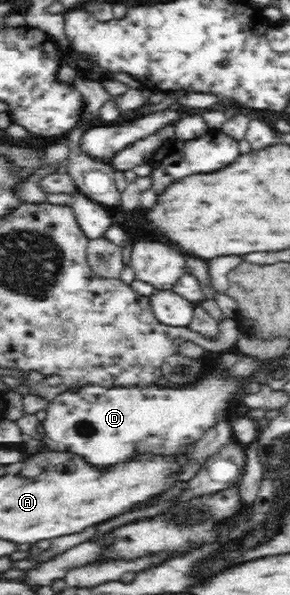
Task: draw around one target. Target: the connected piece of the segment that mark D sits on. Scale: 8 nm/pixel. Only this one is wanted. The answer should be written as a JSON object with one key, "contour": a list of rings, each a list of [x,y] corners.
{"contour":[[[223,351],[219,354],[216,364],[206,366],[203,377],[193,385],[179,386],[179,388],[157,386],[106,388],[91,384],[63,392],[45,408],[46,418],[41,423],[44,433],[53,442],[59,442],[59,446],[65,446],[65,450],[85,456],[95,466],[111,466],[117,462],[125,462],[129,460],[129,456],[141,452],[161,453],[183,450],[185,444],[199,440],[209,426],[221,420],[231,400],[236,399],[237,384],[244,382],[237,376],[255,376],[257,370],[260,371],[266,366],[261,360],[239,351]]]}

